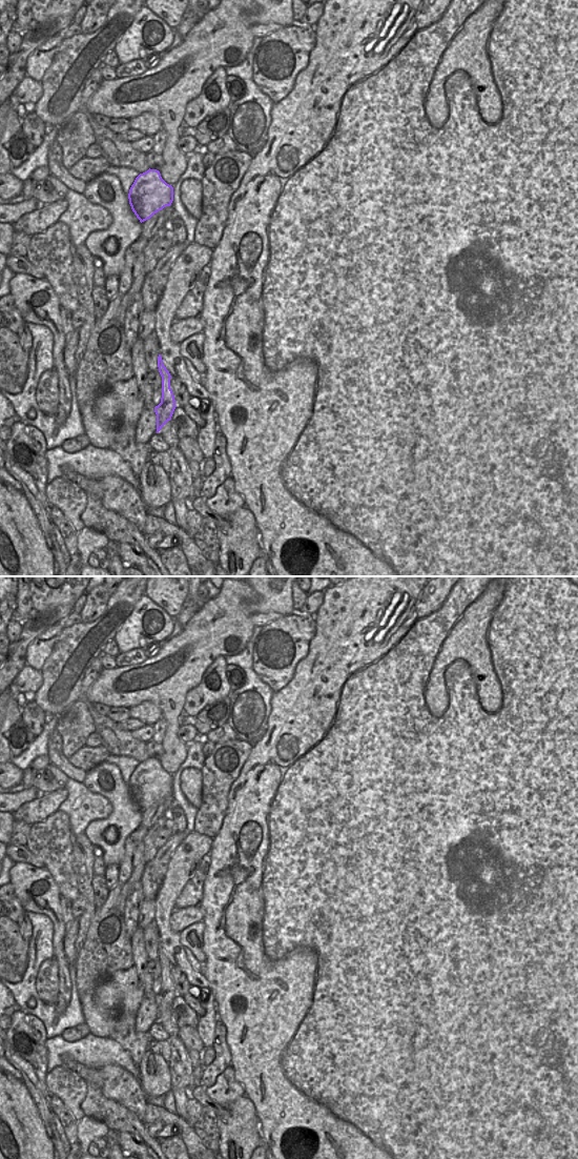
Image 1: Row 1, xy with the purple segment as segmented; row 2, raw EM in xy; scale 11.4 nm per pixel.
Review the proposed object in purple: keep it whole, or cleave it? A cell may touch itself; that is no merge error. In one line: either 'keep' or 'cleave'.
keep

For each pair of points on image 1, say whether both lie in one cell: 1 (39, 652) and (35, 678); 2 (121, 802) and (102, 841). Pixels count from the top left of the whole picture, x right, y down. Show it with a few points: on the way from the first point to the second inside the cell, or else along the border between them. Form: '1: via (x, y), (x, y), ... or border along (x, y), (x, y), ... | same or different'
1: border along (26, 664), (40, 670) | different
2: via (118, 812), (100, 832) | same

